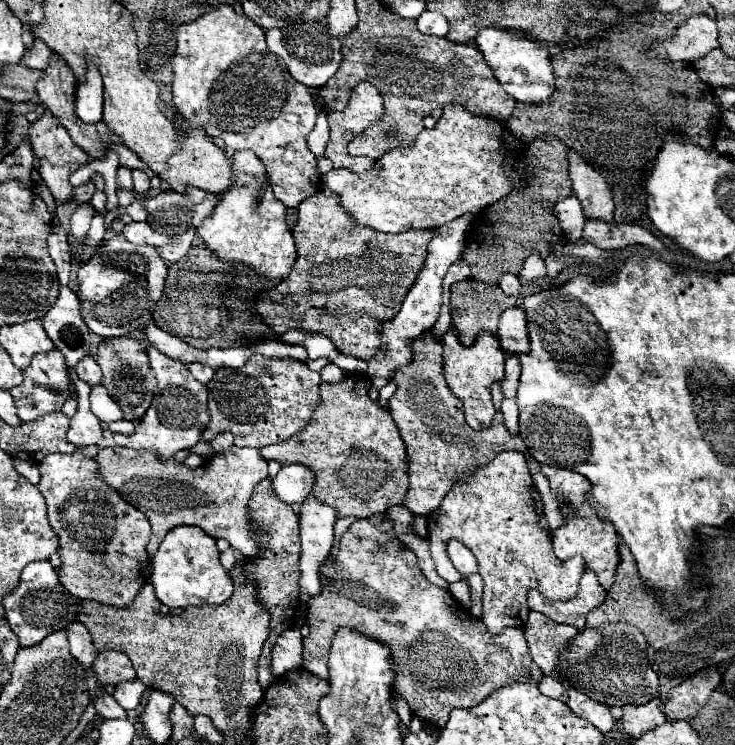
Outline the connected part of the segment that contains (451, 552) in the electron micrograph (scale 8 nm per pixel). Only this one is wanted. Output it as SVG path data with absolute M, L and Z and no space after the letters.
M450 540L446 550L448 550L448 556L450 556L454 568L462 574L462 578L468 578L470 574L478 572L478 564L476 564L474 554L464 544L460 544L460 540Z

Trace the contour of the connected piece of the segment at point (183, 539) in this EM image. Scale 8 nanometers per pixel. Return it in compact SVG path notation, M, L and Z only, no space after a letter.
M176 526L168 532L152 556L152 574L148 582L160 604L168 608L186 608L186 604L224 604L234 592L232 578L220 564L216 540L196 526Z

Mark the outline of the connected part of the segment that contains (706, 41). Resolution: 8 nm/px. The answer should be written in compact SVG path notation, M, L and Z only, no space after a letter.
M692 16L682 26L678 26L670 42L650 44L650 48L646 50L646 56L696 62L714 48L718 48L716 20L710 16Z

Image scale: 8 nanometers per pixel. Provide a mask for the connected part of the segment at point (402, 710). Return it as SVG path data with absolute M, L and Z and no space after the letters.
M404 698L394 700L394 708L396 708L396 712L398 712L400 720L402 720L402 722L408 726L408 724L410 724L410 720L412 720L412 712L410 712L410 708L408 708L406 700L404 700Z

